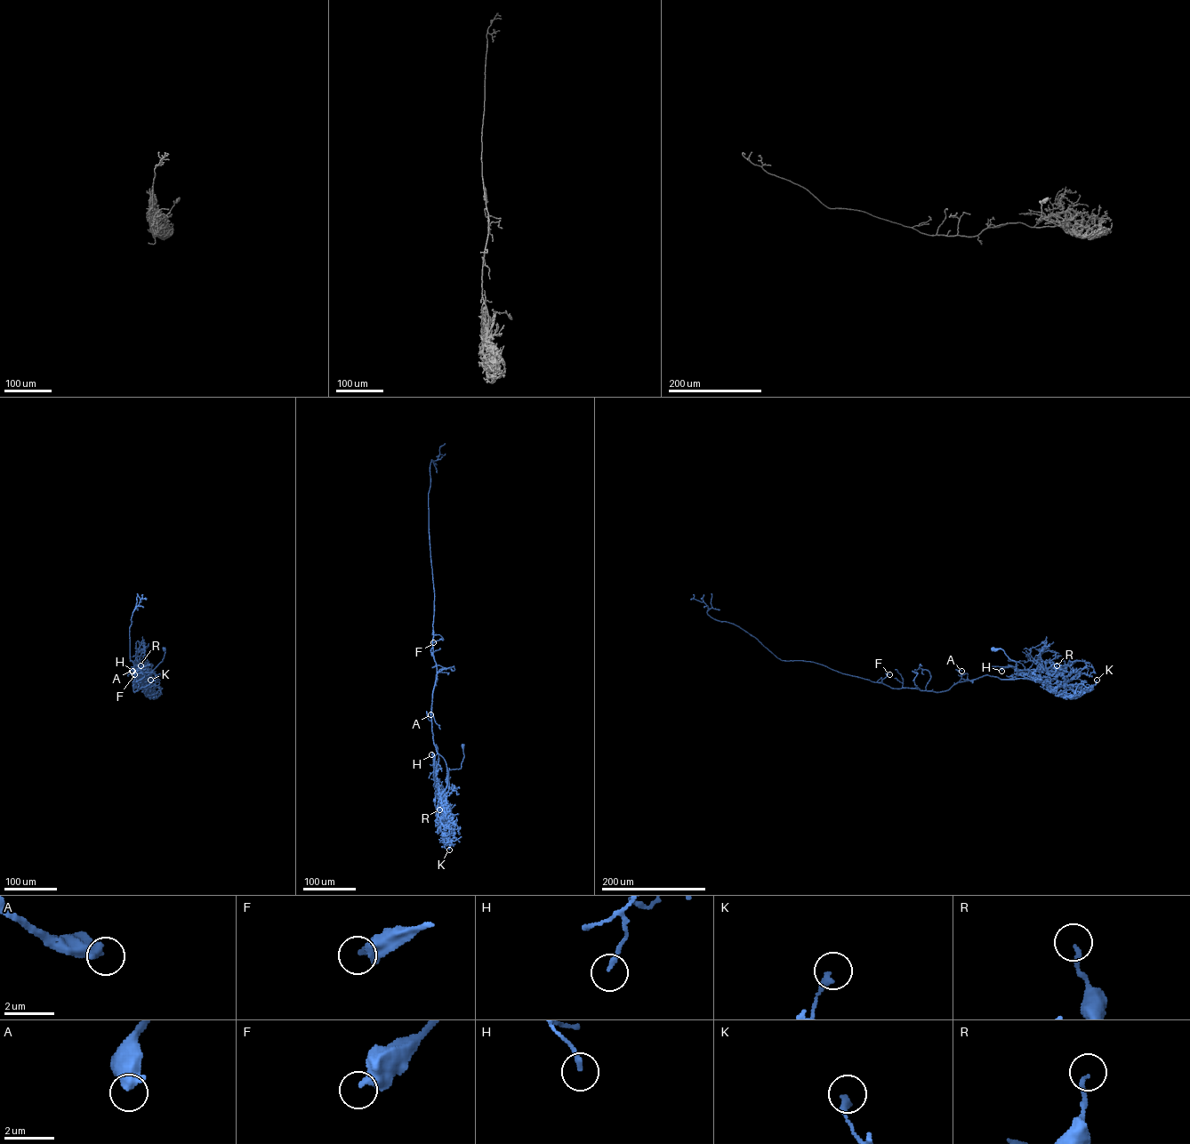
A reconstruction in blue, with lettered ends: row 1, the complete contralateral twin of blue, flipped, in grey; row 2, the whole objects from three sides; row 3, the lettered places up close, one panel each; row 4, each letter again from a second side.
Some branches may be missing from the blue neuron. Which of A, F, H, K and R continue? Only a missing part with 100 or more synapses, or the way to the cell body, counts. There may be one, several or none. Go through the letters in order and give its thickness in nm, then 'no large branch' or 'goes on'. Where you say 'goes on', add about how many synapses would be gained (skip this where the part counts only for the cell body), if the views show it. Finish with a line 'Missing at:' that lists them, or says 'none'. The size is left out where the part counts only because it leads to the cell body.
A: 500 nm | no large branch
F: 400 nm | no large branch
H: 160 nm | no large branch
K: 280 nm | no large branch
R: 170 nm | no large branch
Missing at: none

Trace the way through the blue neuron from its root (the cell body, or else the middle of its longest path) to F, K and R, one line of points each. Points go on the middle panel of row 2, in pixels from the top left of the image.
F: (463, 745), (461, 768), (449, 770), (447, 784), (430, 717), (437, 672), (432, 639), (443, 639), (433, 642)
K: (463, 745), (461, 768), (449, 770), (447, 784), (438, 806), (440, 830), (449, 842), (449, 849)
R: (463, 745), (461, 768), (449, 770), (447, 784), (438, 801), (439, 809)

